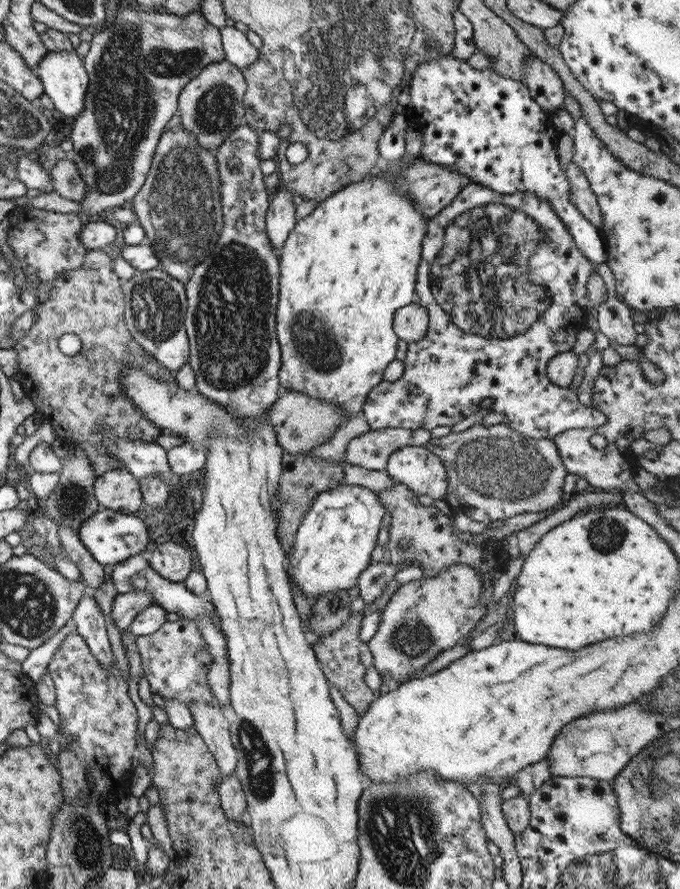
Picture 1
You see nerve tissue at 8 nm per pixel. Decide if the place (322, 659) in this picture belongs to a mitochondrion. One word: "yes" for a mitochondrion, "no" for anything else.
no

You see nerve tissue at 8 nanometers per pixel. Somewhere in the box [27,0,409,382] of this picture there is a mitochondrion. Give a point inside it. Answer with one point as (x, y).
(128, 70)

